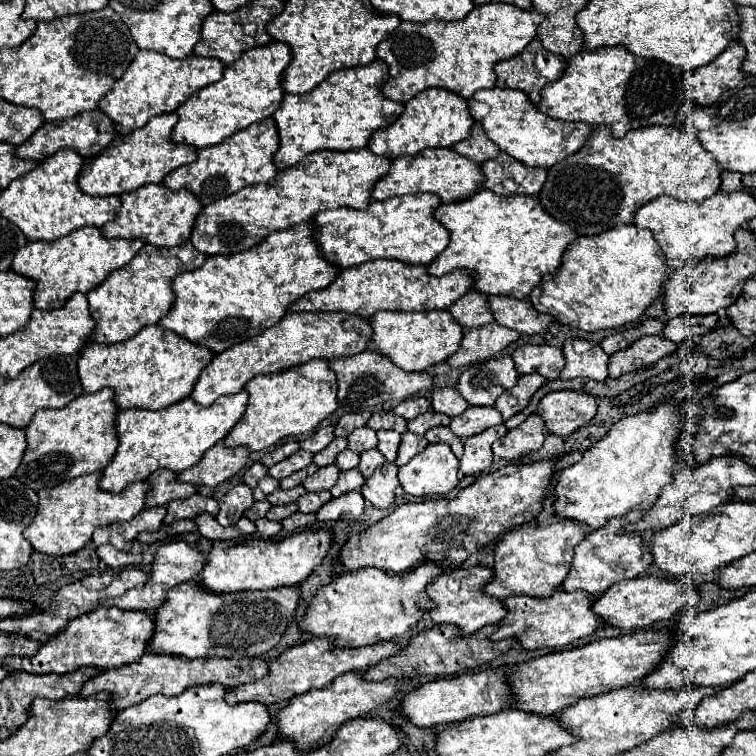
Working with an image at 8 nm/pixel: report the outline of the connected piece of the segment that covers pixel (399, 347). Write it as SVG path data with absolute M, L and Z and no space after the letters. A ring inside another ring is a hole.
M432 310L432 312L378 312L370 316L372 338L376 352L388 358L394 366L406 372L424 372L428 366L444 362L458 350L458 344L464 336L462 328L450 320L450 312Z

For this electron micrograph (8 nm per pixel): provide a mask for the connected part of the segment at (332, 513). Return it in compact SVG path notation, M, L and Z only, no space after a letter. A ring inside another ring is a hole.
M358 490L348 492L346 496L332 498L330 504L324 504L316 518L320 524L326 524L330 520L358 520L364 512L364 498Z

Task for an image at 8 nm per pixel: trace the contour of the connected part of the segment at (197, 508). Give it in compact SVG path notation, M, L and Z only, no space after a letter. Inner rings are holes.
M194 494L186 500L174 500L168 504L168 514L164 518L166 524L172 524L176 520L184 520L184 518L196 518L200 514L212 514L216 516L218 514L218 502L214 498L204 498L202 494Z

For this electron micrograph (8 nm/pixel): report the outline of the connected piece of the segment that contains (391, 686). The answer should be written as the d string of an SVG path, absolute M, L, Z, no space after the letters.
M348 672L338 676L332 684L324 688L314 688L308 690L306 694L294 696L284 708L278 710L276 714L276 724L278 724L278 738L280 740L290 740L294 742L294 748L302 754L308 750L316 750L322 744L328 744L334 732L350 718L364 716L366 712L382 706L384 702L392 700L398 692L398 680L388 678L382 682L366 682L362 678L362 672Z

